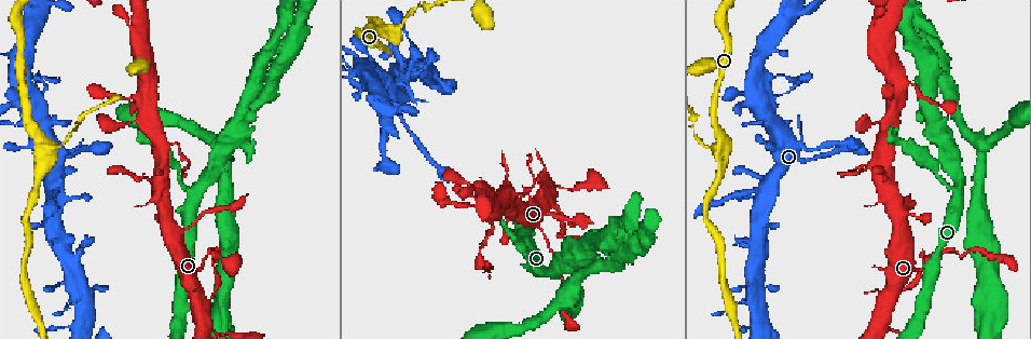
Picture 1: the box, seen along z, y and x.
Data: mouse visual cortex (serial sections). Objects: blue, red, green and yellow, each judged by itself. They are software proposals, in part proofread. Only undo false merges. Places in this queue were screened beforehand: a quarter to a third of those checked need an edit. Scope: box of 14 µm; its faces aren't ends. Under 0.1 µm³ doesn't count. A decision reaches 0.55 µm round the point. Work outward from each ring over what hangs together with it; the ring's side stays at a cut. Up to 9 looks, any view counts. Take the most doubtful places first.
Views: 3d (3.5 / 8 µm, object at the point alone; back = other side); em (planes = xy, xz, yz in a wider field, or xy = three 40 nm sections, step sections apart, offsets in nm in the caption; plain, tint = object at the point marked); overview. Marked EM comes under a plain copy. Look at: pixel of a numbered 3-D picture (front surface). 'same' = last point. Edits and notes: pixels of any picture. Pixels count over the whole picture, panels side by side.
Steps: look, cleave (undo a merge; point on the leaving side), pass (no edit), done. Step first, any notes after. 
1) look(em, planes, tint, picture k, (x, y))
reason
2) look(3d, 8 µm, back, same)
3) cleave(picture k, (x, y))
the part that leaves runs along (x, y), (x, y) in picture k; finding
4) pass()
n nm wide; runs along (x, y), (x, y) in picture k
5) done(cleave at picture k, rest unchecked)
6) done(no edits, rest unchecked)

look(3d, 8 µm, picture 1, (353, 72))

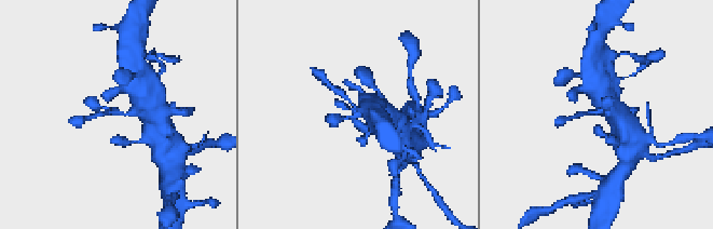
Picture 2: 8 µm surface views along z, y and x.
look(em, xy, step 3, tint, picture 2, (360, 114))

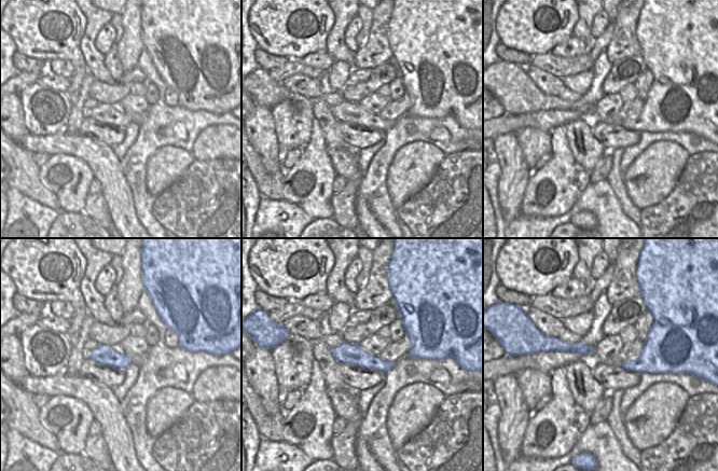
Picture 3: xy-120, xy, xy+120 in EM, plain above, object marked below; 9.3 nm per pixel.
pass()
continuous, no second cell

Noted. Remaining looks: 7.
look(3d, 3.5 µm, back, picture 1, (205, 302))
three-way junction

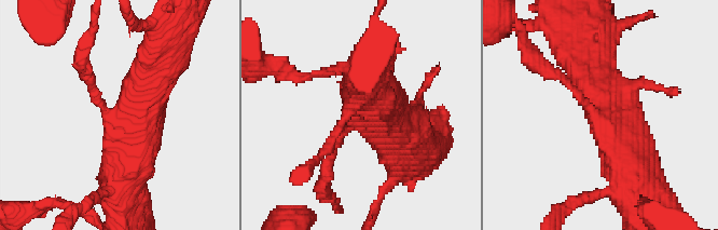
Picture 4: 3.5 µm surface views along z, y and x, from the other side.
look(em, xy, step 3, tint, picture 4, (123, 115))

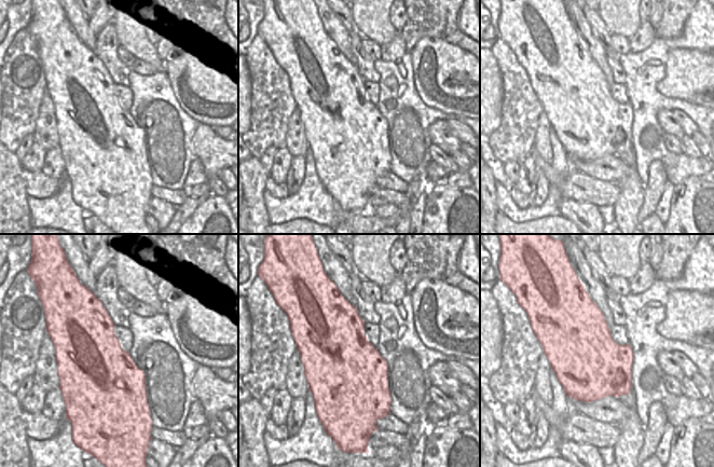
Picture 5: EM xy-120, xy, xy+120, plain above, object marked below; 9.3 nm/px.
look(em, planes, tint, same)
cut it another way

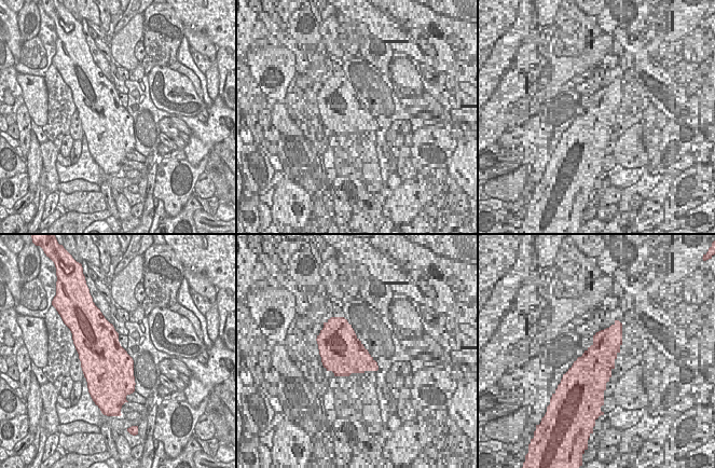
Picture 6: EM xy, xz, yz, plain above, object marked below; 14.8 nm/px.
pass()
one cell here

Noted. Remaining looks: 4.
look(3d, 3.5 µm, picture 1, (390, 34))
branch point

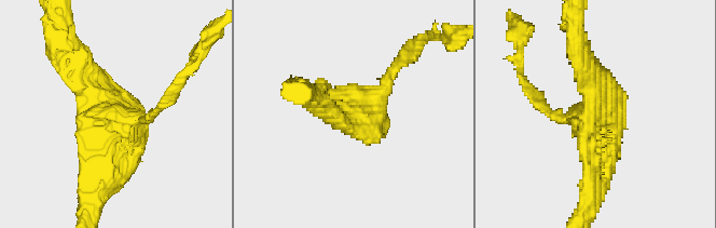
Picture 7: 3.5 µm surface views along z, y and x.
look(em, planes, tint, picture 7, (108, 109))
need the tissue

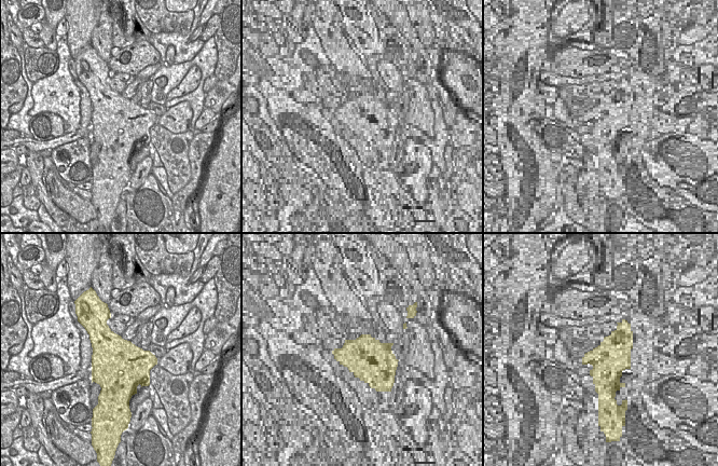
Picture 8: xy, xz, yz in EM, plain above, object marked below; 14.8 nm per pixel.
pass()
800 nm wide; runs along (79, 64), (125, 123), (106, 183) in picture 7; all the same cell

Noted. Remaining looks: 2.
done(no edits, rest unchecked)

